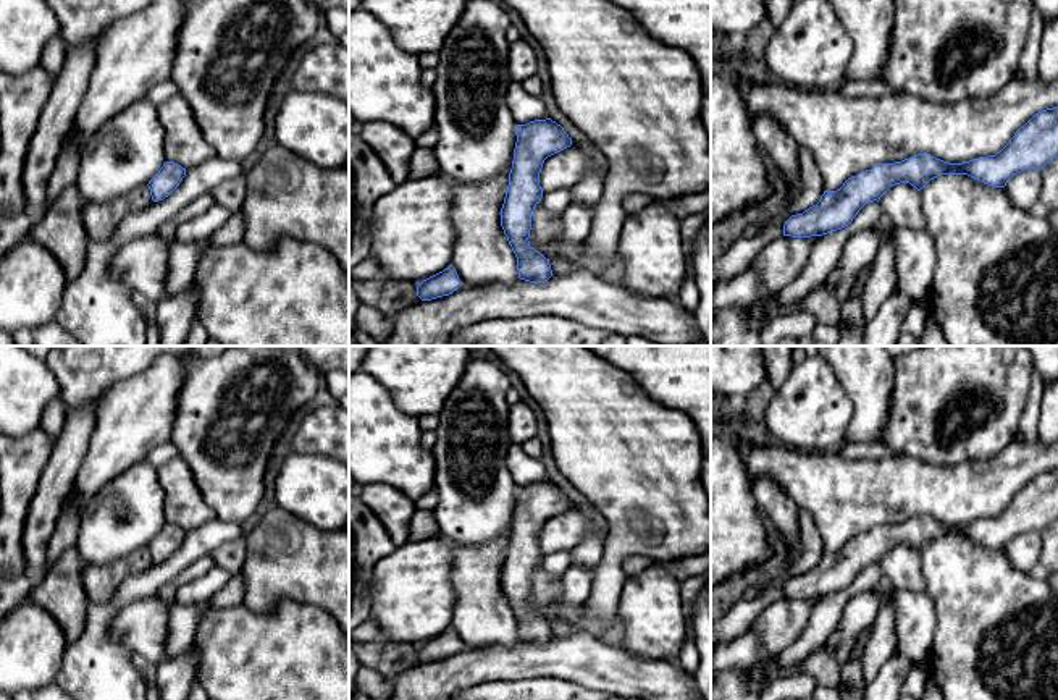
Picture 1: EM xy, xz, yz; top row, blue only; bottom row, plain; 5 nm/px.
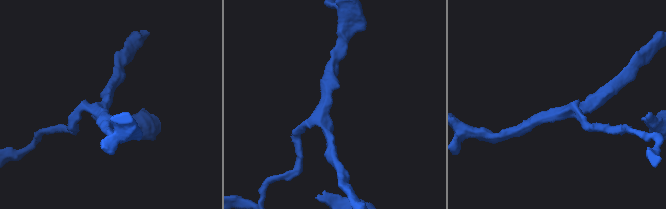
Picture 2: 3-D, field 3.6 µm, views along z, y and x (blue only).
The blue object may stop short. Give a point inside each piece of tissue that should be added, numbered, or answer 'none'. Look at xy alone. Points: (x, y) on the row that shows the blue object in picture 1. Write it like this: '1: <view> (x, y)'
none

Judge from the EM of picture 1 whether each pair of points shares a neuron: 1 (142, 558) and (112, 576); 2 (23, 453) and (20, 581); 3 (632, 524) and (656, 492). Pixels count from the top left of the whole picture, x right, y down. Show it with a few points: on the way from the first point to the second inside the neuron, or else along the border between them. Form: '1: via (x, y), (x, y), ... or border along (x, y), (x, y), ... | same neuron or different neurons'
1: via (134, 563), (120, 569) | same neuron
2: via (16, 485), (16, 548) | same neuron
3: via (640, 516), (653, 500) | same neuron

